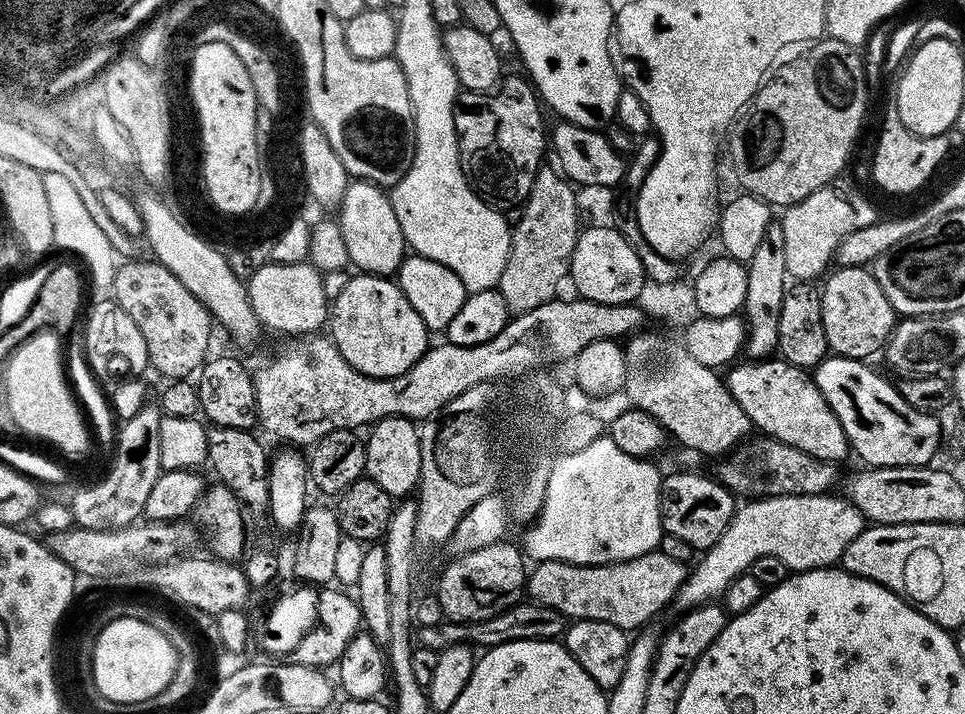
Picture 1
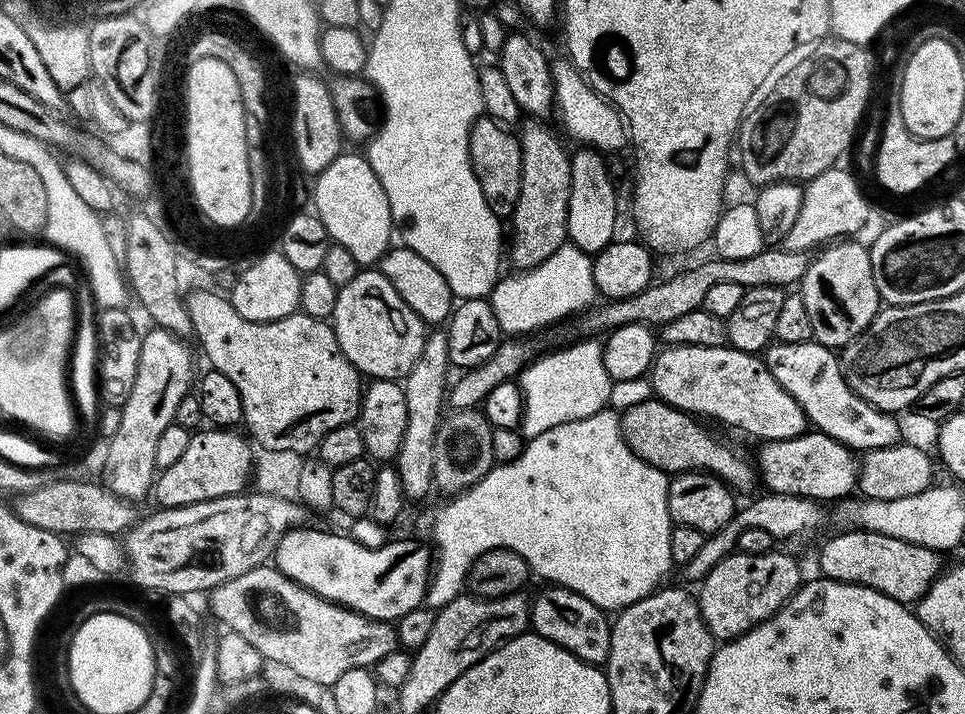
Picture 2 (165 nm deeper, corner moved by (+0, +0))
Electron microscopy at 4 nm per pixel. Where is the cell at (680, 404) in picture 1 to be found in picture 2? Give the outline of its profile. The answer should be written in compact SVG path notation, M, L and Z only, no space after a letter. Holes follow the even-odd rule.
M815 430L785 440L766 440L759 445L758 476L768 492L801 496L821 502L839 502L857 491L858 456L842 442Z

